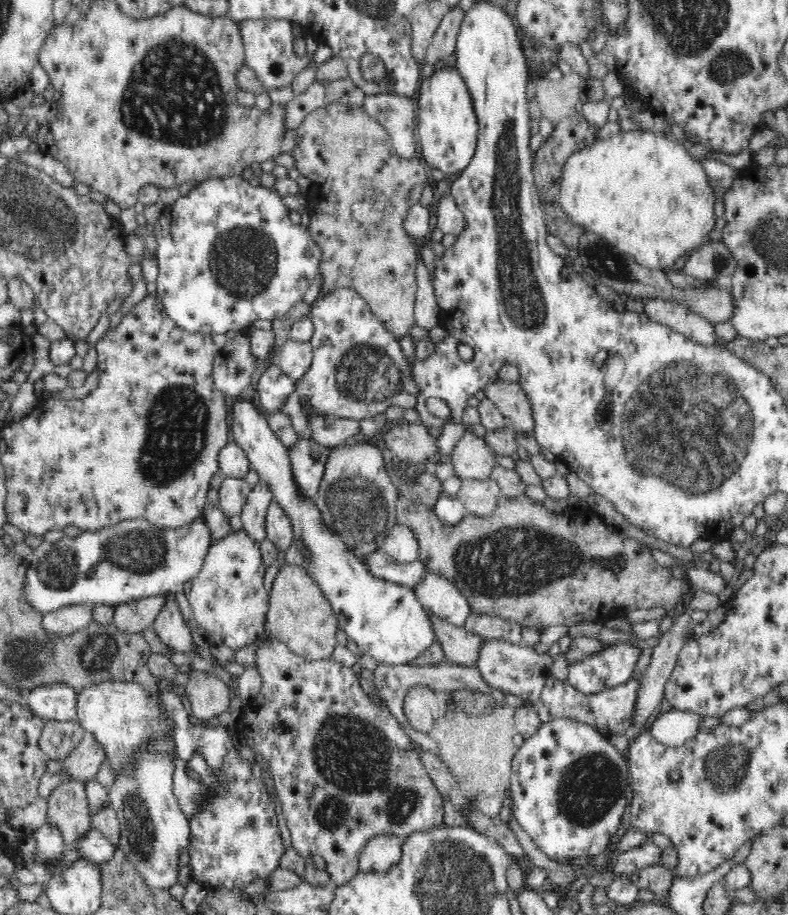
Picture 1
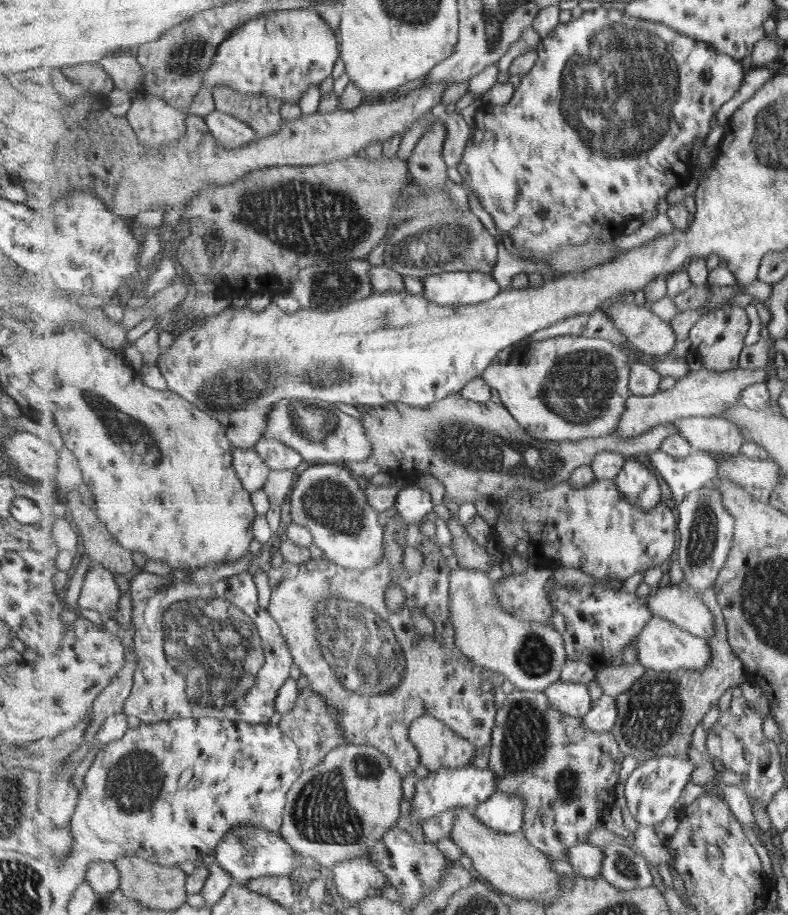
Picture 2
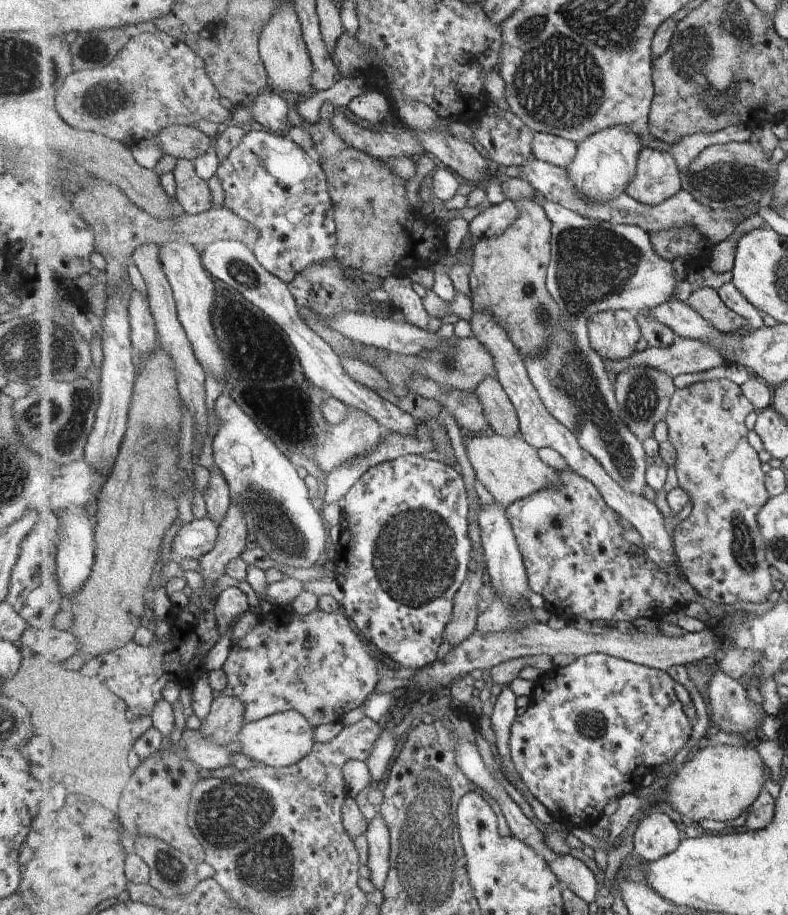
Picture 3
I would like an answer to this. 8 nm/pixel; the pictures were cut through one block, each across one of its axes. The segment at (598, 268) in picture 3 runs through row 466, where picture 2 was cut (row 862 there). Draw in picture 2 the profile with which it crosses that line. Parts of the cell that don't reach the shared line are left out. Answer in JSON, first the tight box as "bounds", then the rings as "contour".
{"bounds":[602,844,653,891],"contour":[[[608,844],[605,849],[602,876],[623,891],[653,887],[653,874],[646,857],[637,850],[619,845]]]}

